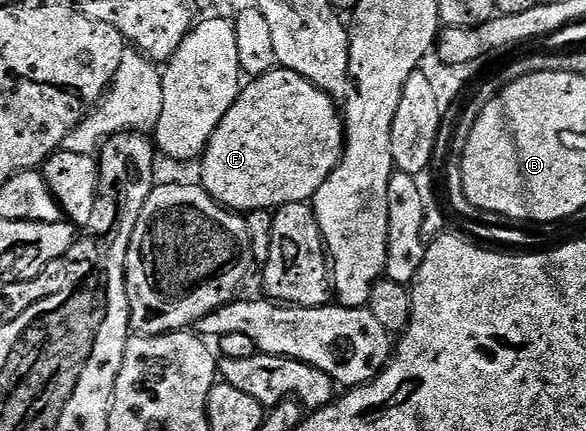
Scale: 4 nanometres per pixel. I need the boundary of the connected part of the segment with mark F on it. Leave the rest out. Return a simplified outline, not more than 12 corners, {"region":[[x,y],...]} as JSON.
{"region":[[252,77],[201,155],[236,212],[314,199],[343,157],[336,99]]}

